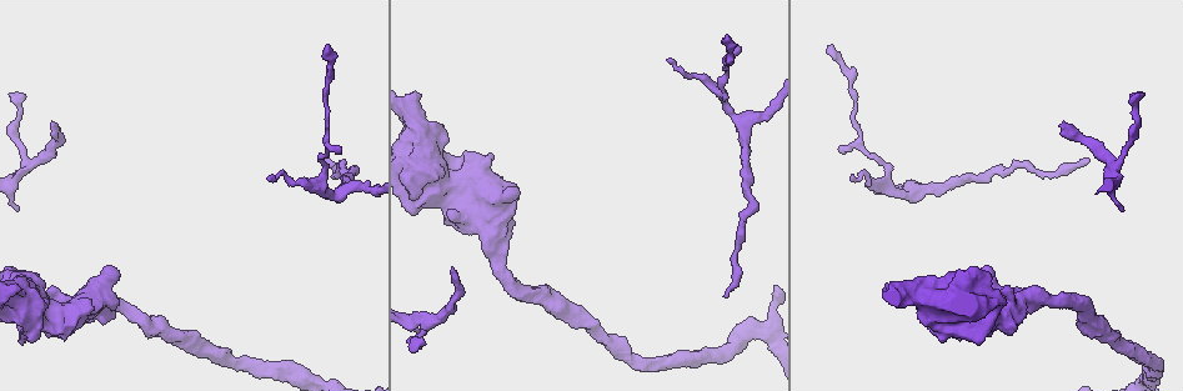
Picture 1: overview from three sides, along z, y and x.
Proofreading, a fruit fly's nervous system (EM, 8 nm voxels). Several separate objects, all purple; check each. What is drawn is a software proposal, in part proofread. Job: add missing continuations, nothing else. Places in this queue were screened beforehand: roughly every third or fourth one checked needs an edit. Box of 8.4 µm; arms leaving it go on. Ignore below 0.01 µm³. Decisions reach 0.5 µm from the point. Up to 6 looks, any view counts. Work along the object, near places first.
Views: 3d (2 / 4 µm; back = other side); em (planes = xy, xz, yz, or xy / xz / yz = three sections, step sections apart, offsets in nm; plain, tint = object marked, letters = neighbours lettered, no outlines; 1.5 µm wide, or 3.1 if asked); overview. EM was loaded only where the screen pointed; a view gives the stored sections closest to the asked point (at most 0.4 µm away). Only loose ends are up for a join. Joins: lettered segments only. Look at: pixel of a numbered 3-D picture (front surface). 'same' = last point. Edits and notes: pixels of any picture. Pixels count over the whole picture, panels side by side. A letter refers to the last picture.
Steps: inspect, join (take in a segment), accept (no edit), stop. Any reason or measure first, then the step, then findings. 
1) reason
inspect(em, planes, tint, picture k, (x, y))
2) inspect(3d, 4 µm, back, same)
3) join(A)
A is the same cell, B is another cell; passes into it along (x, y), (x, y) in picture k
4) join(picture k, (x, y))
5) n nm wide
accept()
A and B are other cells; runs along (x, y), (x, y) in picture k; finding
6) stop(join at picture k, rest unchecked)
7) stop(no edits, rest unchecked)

free end
inspect(3d, 2 µm, picture 1, (885, 290))

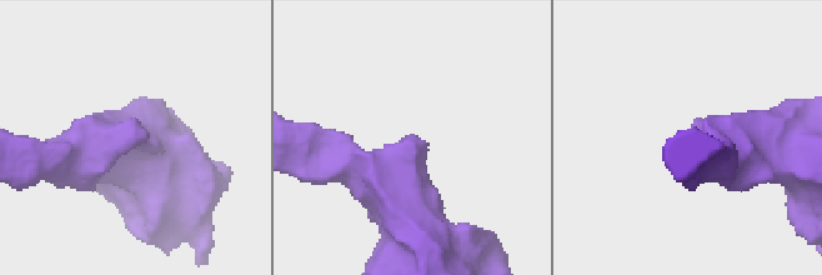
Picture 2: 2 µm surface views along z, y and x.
inspect(em, planes, plain, picture 2, (423, 142))

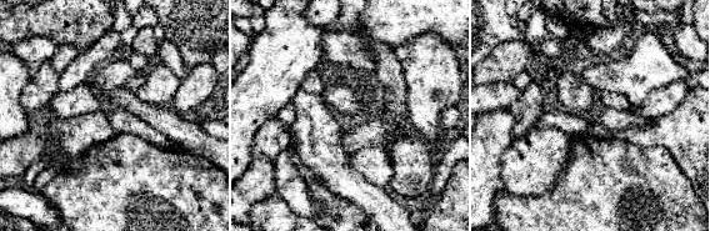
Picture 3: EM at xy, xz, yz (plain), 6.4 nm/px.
see the neighbours
inspect(em, planes, letters, same)

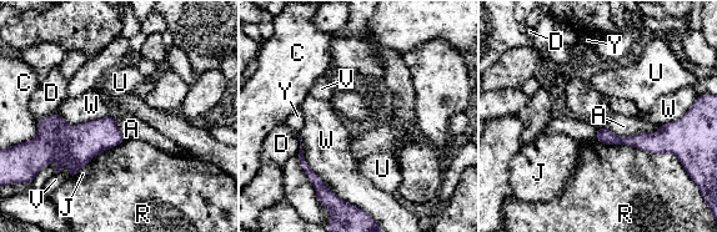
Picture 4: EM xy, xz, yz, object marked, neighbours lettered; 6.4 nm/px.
accept()
A, C, D, J, R, U, V, W and Y are other cells; runs along (673, 130), (662, 140), (600, 136) in picture 4; none of them fits

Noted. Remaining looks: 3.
thin end
inspect(3d, 4 µm, picture 1, (454, 267))

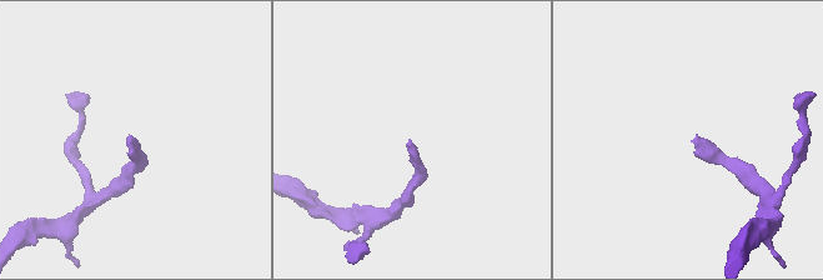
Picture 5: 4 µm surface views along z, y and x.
inspect(em, xz, step 8, tint, picture 5, (694, 141))

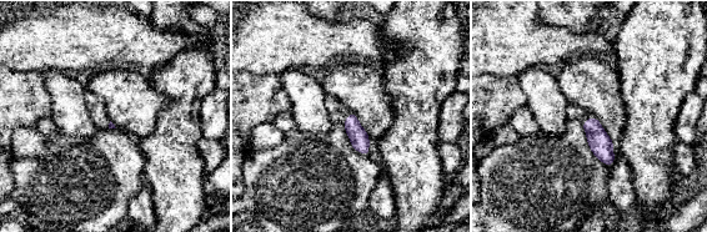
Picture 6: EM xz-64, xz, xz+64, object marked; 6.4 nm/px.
cut it another way
inspect(em, planes, letters, same)

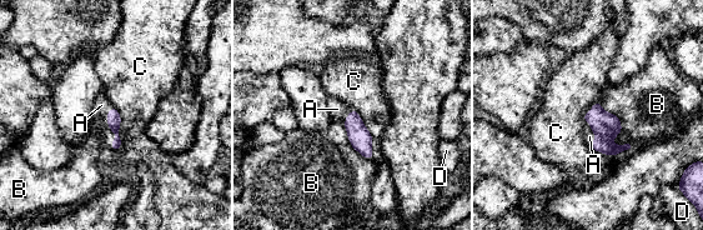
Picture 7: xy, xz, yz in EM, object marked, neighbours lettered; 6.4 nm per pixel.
join(A)
A is the same cell, B, C and D are other cells; passes into it along (114, 119), (109, 126), (101, 105) in picture 7; the cell continues

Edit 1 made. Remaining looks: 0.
stop(join at picture 7, rest unchecked)

